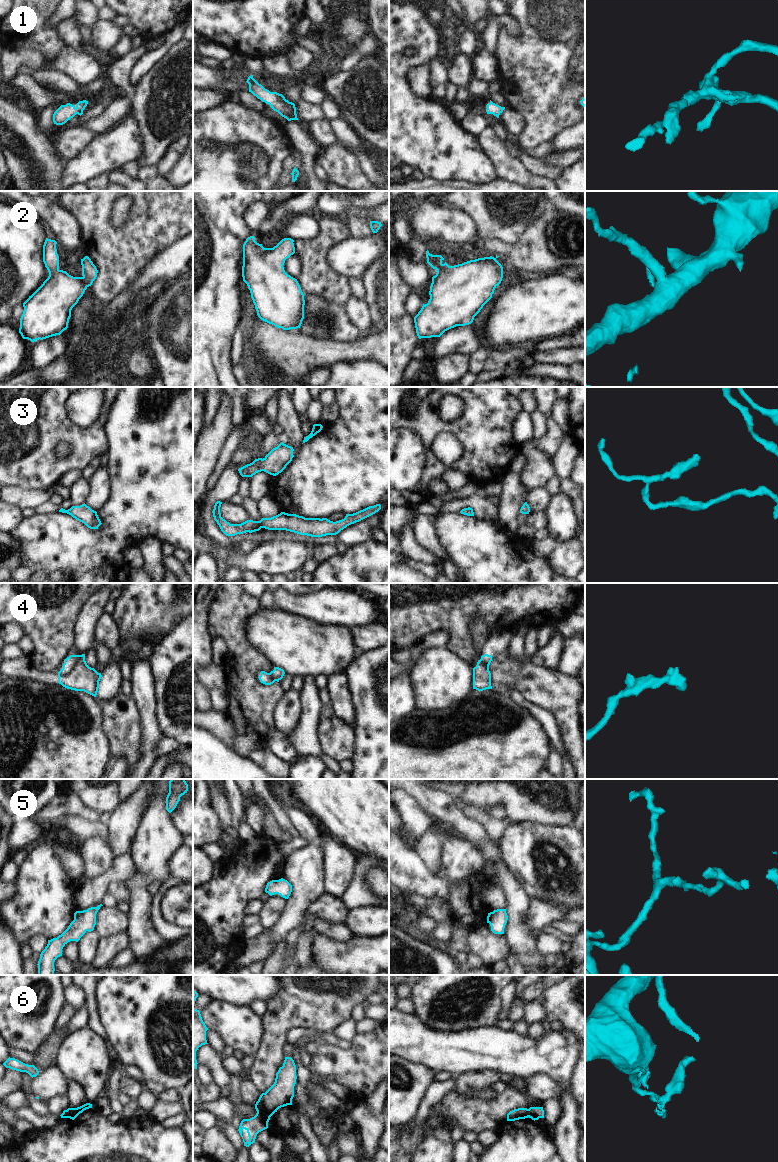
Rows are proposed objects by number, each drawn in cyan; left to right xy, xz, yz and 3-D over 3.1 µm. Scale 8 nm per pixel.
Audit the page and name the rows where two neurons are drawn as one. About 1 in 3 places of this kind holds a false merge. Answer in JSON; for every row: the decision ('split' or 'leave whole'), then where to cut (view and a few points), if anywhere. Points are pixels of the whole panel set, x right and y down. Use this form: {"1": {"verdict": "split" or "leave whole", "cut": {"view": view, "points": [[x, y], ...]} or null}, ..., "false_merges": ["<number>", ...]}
{"1": {"verdict": "leave whole", "cut": null}, "2": {"verdict": "leave whole", "cut": null}, "3": {"verdict": "leave whole", "cut": null}, "4": {"verdict": "split", "cut": {"view": "xy", "points": [[77, 655], [75, 667], [68, 674], [58, 674]]}}, "5": {"verdict": "leave whole", "cut": null}, "6": {"verdict": "split", "cut": {"view": "xz", "points": [[257, 1111], [269, 1117]]}}, "false_merges": ["4", "6"]}

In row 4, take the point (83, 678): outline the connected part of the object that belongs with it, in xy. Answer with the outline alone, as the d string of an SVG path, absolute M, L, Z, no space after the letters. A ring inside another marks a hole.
M85 654L77 655L78 662L69 675L58 674L58 683L75 691L84 691L96 697L102 677L94 668L87 665Z

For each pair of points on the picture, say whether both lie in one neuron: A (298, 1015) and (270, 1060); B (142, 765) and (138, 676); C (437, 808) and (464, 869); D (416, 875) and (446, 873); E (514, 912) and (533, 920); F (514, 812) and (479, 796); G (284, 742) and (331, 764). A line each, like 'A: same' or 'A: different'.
A: same
B: same
C: different
D: different
E: different
F: same
G: different

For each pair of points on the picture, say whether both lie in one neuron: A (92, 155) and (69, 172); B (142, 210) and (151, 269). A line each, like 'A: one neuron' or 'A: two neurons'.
A: one neuron
B: two neurons

